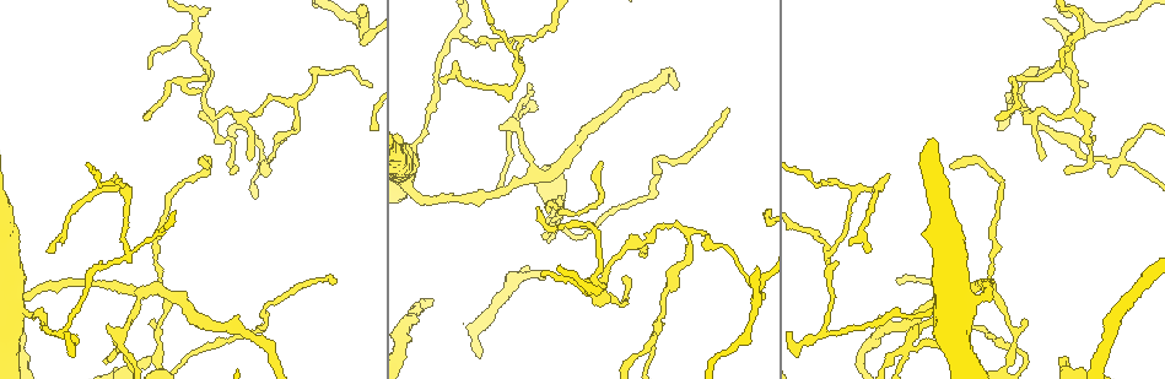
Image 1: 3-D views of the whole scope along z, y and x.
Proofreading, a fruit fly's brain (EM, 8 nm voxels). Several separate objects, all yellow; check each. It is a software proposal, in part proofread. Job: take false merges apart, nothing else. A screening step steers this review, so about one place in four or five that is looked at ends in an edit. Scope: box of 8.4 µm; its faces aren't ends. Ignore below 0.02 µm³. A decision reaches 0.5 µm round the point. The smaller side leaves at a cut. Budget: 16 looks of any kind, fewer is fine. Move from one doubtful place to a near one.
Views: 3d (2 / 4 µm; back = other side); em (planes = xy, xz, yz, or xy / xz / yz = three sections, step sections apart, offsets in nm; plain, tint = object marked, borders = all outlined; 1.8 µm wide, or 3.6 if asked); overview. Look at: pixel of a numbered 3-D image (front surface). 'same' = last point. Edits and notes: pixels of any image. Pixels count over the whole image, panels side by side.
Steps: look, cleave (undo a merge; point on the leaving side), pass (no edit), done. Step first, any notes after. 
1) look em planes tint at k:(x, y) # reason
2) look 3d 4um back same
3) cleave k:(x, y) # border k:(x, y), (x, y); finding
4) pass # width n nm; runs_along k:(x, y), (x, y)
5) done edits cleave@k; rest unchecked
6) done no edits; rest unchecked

look 3d 2um at 1:(263, 309) # sharp bend

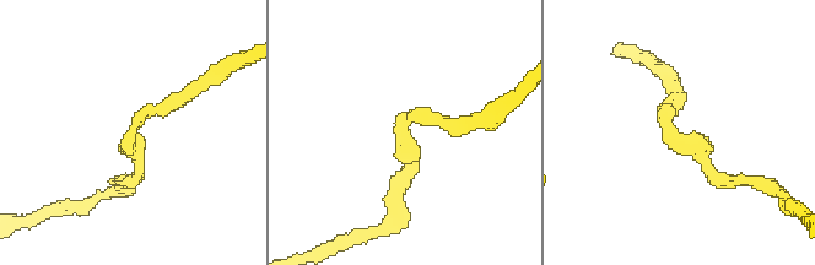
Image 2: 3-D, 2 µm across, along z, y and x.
look em planes tint at 2:(412, 120) # now the EM

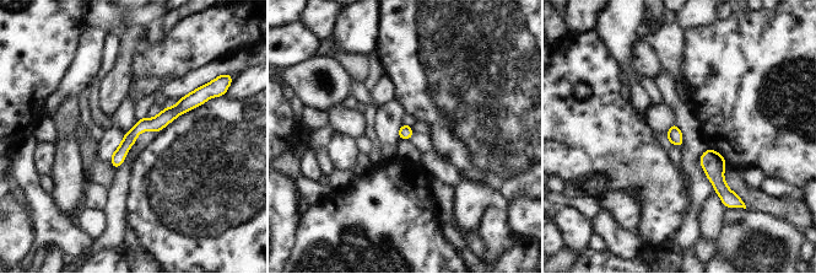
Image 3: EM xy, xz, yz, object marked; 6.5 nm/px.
pass # width 90 nm; runs_along 3:(193, 98), (142, 124), (114, 162); one neuron here

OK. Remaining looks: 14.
look 3d 4um at 1:(519, 66) # arms part here

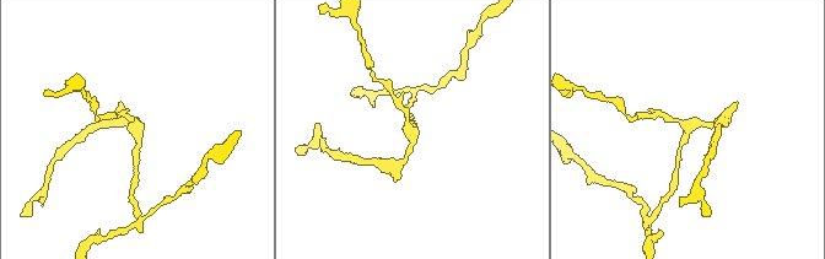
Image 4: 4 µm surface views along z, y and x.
look em planes tint at 4:(688, 128) # arms 3; need the tissue

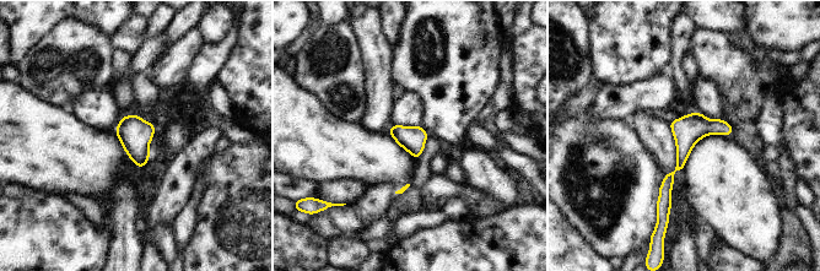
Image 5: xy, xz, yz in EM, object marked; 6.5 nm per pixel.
pass # width 170 nm; runs_along 5:(726, 125), (684, 145), (659, 206); all the same neuron

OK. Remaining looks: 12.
look 3d 2um back at 1:(207, 114) # branch point

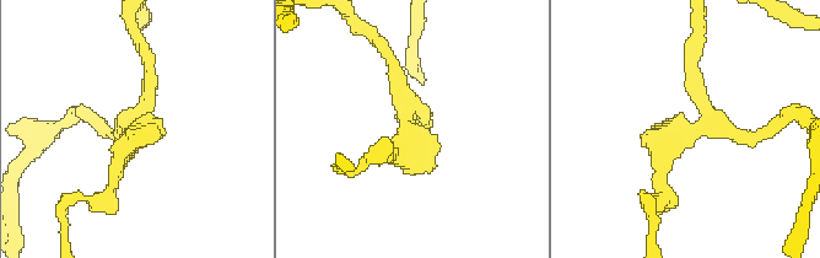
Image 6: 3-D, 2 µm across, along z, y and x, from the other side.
look em xz step 4 tint at 6:(133, 120) # need the tissue

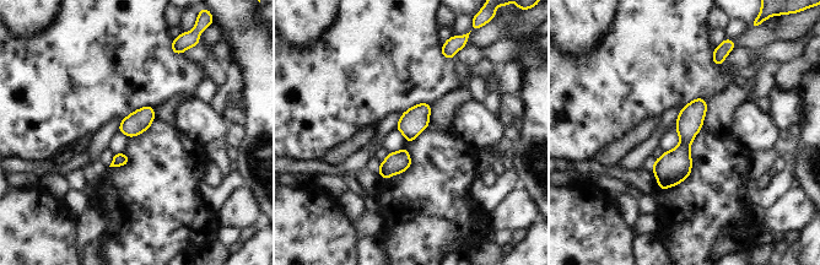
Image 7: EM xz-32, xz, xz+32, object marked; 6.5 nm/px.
look em planes tint same # cut it another way

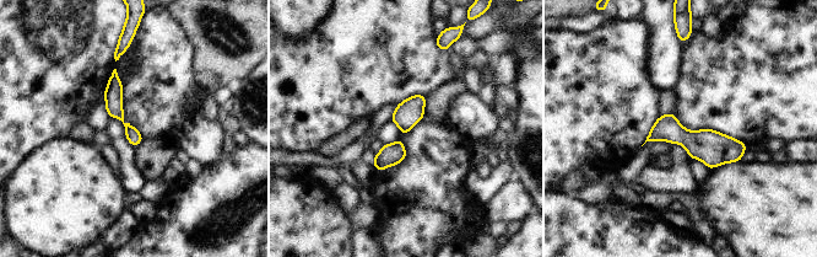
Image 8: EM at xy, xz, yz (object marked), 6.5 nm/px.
pass # runs_along 8:(650, 137), (680, 134), (739, 156); one neuron here

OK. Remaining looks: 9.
look em xz step 8 borders at 1:(656, 328) # three-way junction

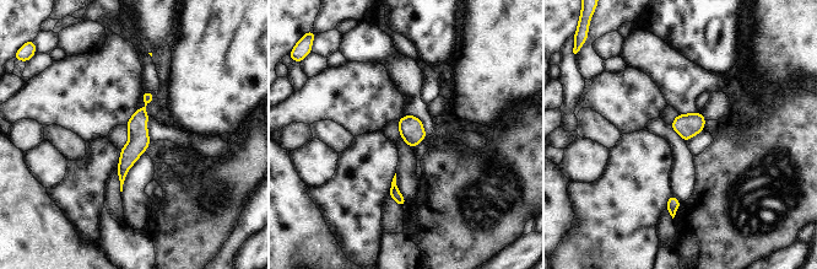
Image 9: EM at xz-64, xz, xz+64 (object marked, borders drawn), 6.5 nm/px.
pass # all the same neuron

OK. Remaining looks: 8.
look em planes tint at 1:(365, 20) # abrupt turn

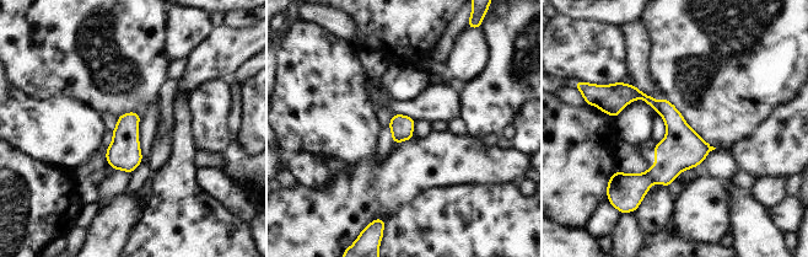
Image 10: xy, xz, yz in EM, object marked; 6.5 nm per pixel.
pass # runs_along 10:(608, 110), (641, 95), (707, 148); all the same neuron

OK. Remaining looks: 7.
look em planes borders at 1:(121, 342) # two arms at a narrow angle

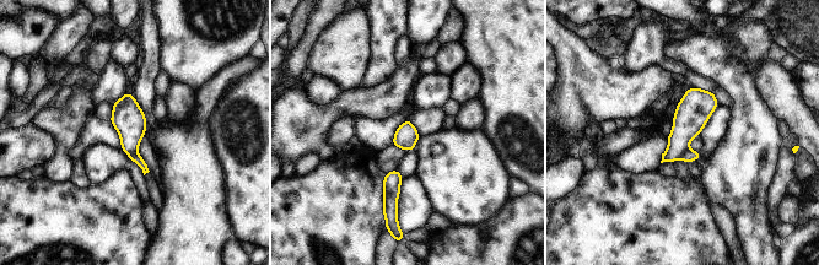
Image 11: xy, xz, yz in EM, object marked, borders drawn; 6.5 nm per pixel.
cleave 11:(688, 156) # border 11:(688, 149), (679, 157); two neurons meet here

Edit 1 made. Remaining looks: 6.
done edits cleave@11; rest unchecked

